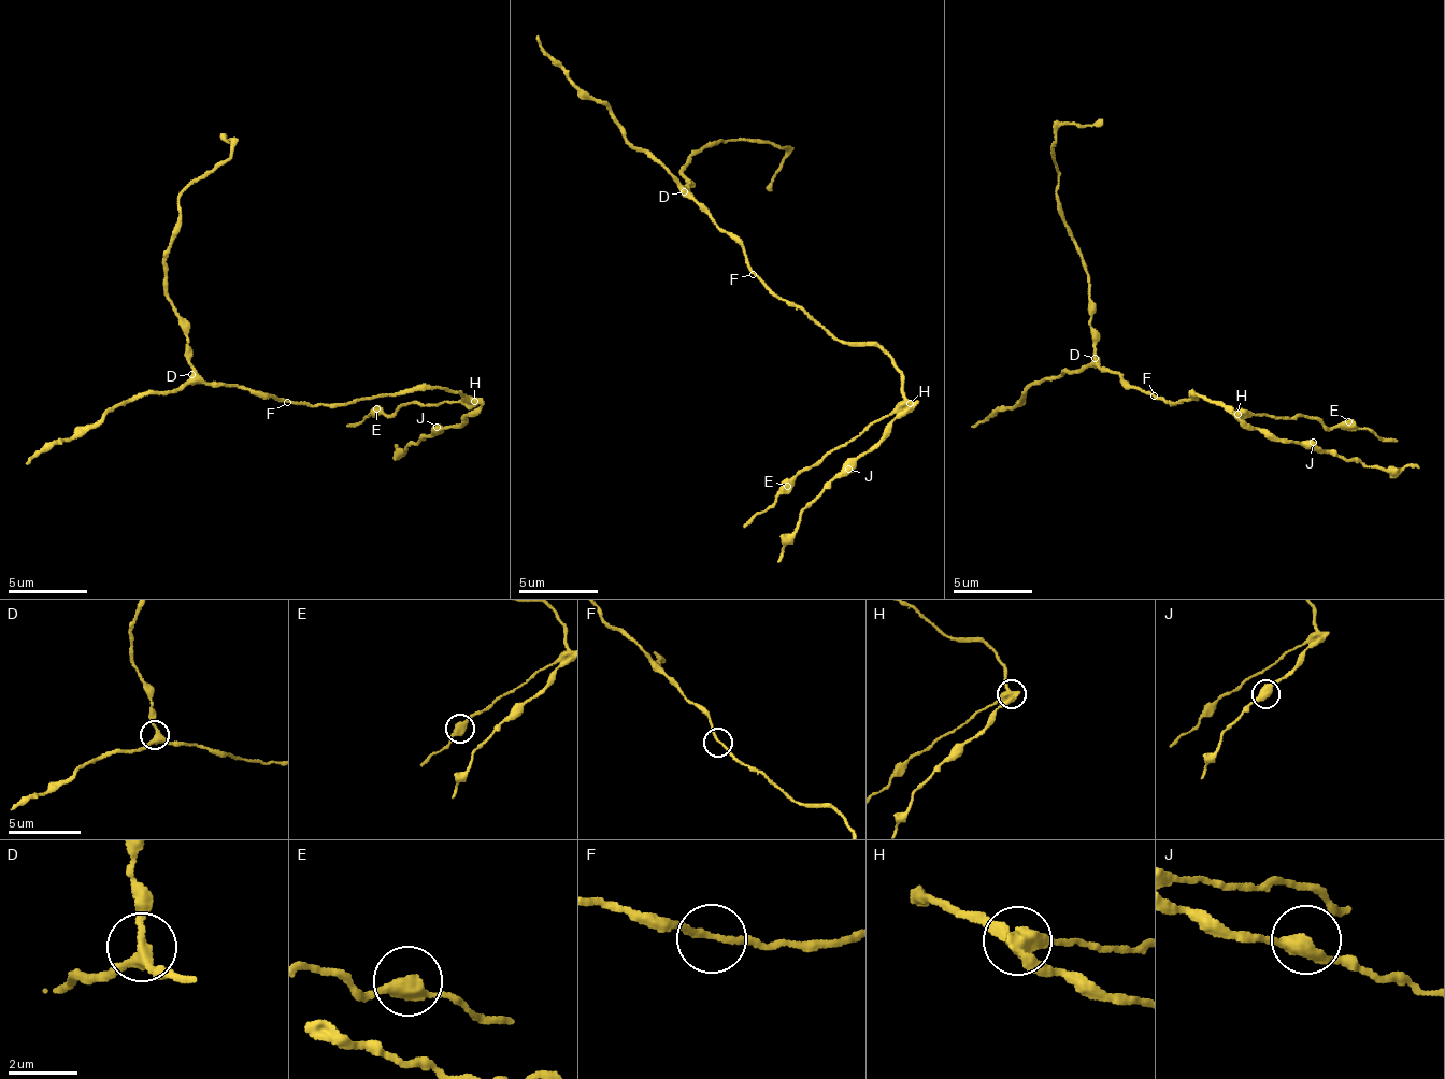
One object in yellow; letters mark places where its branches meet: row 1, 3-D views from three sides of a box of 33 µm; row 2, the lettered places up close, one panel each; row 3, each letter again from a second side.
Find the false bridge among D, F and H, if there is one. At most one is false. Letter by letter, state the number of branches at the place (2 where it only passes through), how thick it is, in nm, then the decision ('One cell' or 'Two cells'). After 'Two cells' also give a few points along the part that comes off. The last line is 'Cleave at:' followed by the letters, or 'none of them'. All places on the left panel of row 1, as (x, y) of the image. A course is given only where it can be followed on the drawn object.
D: Branches: 3. Thickness 300 nm. One cell
F: Branches: 2. Thickness 170 nm. One cell
H: Branches: 3. Thickness 400 nm. Two cells. Course of the part to remove: (476, 400), (406, 403), (395, 414), (374, 412), (347, 425)
Cleave at: H

